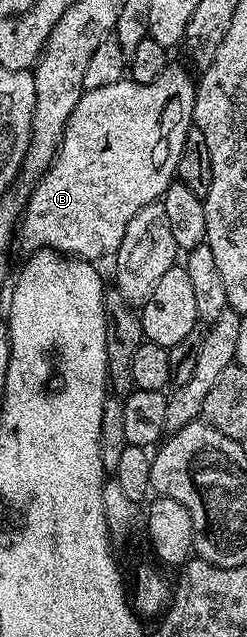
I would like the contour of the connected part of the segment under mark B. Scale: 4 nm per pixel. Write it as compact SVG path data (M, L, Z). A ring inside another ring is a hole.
M176 66L166 68L163 74L159 74L159 78L155 78L155 82L137 84L134 80L122 78L111 86L99 86L99 90L82 91L79 102L67 122L63 142L55 154L53 163L42 174L41 179L37 181L37 185L34 186L26 199L19 221L19 244L26 248L26 253L32 254L43 248L51 248L54 252L61 253L62 256L71 256L78 260L88 260L90 262L101 262L104 256L112 257L116 253L117 247L123 242L127 222L131 222L131 218L135 218L135 214L139 214L139 210L143 210L143 206L158 203L161 197L165 195L167 186L174 183L179 154L183 154L183 143L178 142L178 140L182 133L190 127L196 97L197 86L194 77L189 77L183 69L176 68Z

